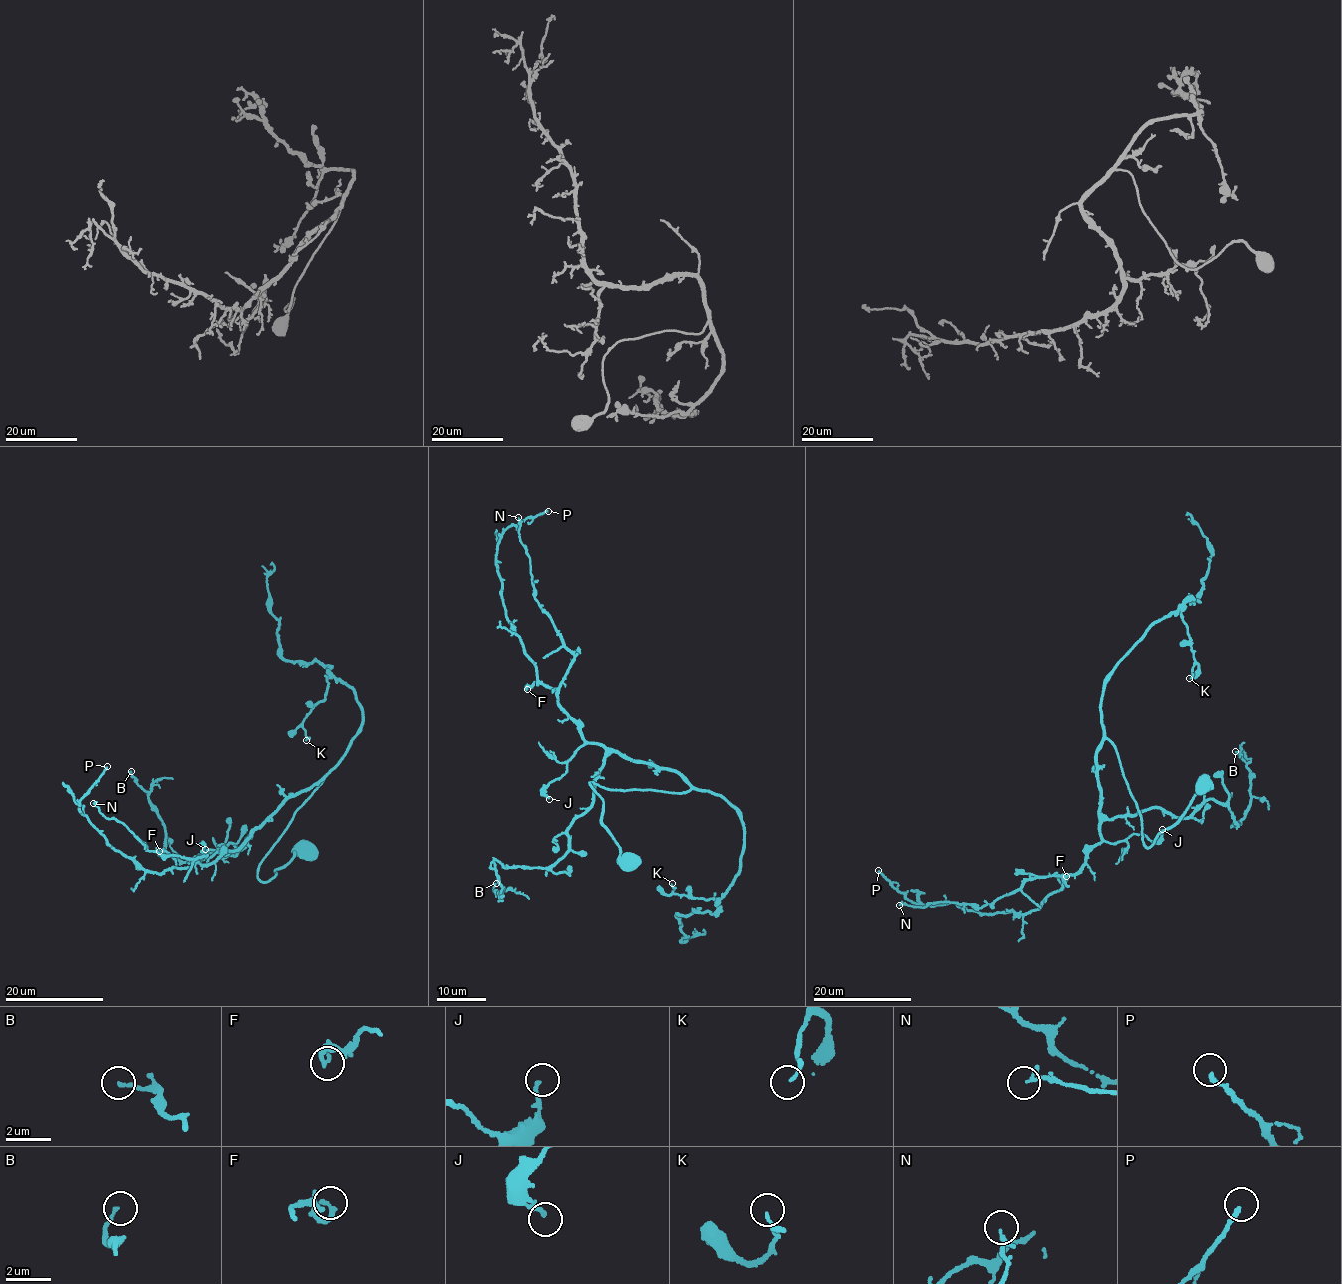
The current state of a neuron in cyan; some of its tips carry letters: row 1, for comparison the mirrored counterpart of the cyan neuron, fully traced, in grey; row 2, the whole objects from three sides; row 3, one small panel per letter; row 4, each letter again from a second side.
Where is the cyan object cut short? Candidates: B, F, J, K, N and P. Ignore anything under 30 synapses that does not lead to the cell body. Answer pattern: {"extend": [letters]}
{"extend": []}

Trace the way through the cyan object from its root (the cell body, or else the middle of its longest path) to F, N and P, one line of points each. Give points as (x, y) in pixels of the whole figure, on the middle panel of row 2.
F: (628, 864), (590, 782), (673, 793), (689, 784), (588, 743), (553, 690), (536, 681), (527, 689)
N: (628, 864), (590, 782), (689, 784), (588, 743), (562, 708), (574, 653), (535, 598), (518, 517)
P: (628, 864), (590, 782), (690, 787), (588, 743), (537, 678), (506, 617), (496, 552), (502, 532), (548, 511)

